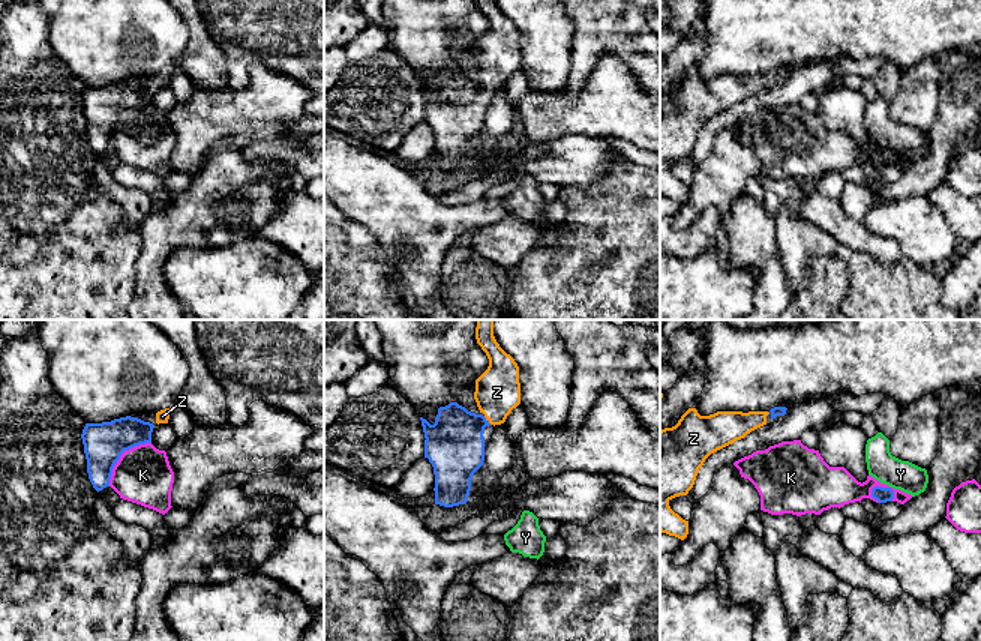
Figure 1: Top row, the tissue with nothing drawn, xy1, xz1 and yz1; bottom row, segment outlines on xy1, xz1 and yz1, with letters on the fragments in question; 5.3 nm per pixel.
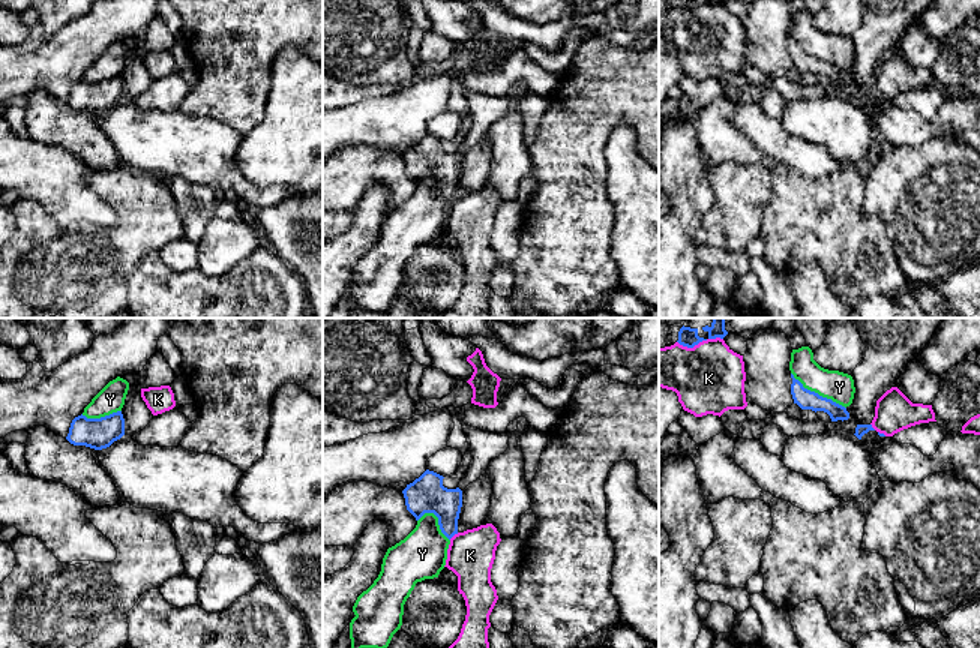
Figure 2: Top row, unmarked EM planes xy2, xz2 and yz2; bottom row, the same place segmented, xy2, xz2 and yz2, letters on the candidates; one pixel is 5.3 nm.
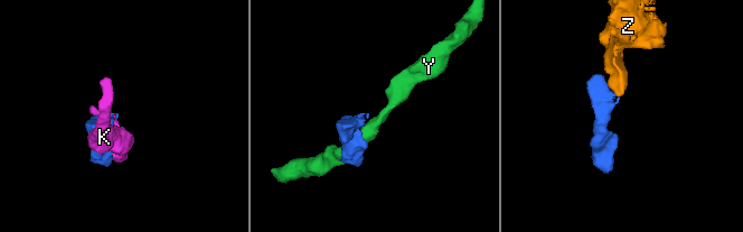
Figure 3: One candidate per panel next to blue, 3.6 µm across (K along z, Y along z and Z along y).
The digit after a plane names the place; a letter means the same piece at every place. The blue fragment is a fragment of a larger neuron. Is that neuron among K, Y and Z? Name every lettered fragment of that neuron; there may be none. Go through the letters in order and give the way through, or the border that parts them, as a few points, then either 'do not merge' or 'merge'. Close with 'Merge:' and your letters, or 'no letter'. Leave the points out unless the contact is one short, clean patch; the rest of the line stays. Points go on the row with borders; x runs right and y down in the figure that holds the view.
K: do not merge
Y: do not merge
Z: runs through xz1 (455, 446), (479, 422), (488, 421), (495, 413), (497, 392); merge
Merge: Z

